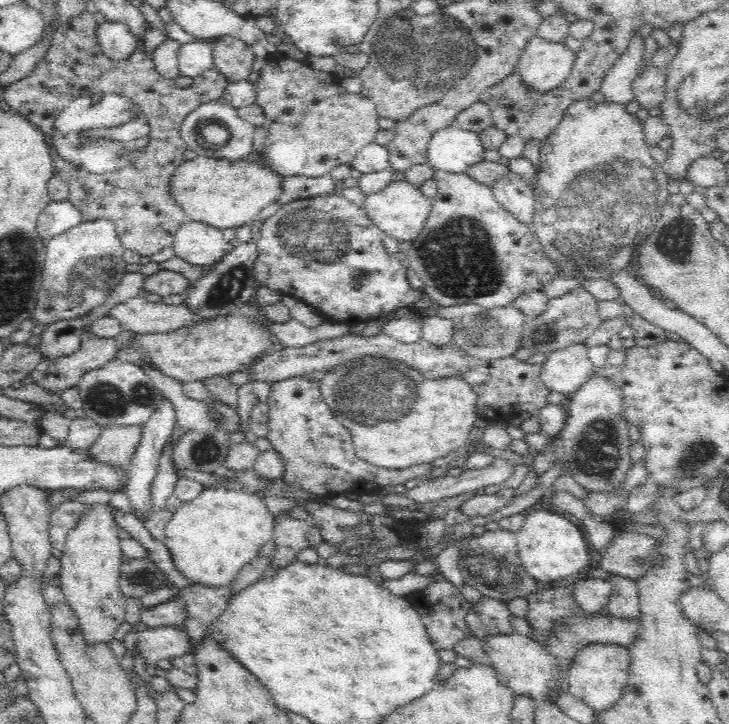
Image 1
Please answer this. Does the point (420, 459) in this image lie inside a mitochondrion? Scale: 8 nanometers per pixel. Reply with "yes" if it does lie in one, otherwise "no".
no

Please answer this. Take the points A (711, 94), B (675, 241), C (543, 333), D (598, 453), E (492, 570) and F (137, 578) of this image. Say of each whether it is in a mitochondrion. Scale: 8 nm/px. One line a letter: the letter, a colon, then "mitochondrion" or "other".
A: mitochondrion
B: mitochondrion
C: mitochondrion
D: mitochondrion
E: mitochondrion
F: mitochondrion

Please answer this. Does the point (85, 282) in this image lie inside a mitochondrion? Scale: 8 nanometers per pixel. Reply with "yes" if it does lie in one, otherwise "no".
yes

